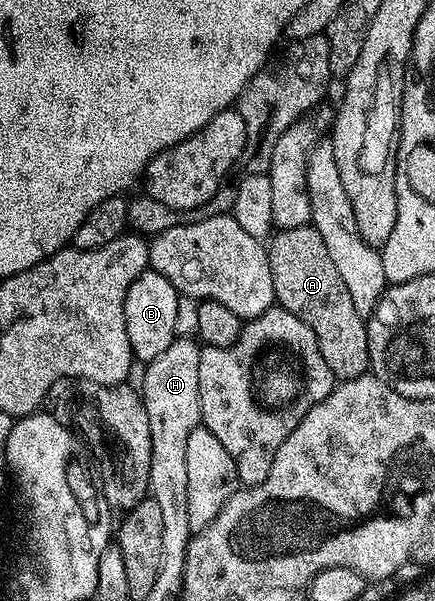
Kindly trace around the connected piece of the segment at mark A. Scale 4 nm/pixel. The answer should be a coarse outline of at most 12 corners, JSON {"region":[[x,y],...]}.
{"region":[[309,224],[269,239],[275,303],[335,379],[370,370],[366,324]]}

